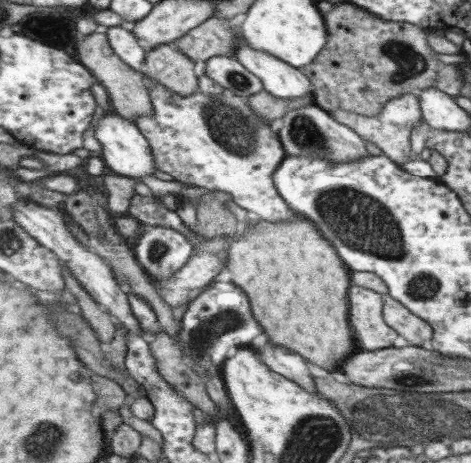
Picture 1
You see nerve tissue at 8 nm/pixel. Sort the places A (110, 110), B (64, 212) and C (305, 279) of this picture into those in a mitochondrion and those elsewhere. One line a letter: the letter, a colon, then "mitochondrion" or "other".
A: other
B: other
C: other

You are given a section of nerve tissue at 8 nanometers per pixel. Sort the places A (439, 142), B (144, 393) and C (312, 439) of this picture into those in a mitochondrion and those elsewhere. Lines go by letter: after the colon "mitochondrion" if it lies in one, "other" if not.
A: other
B: other
C: mitochondrion

